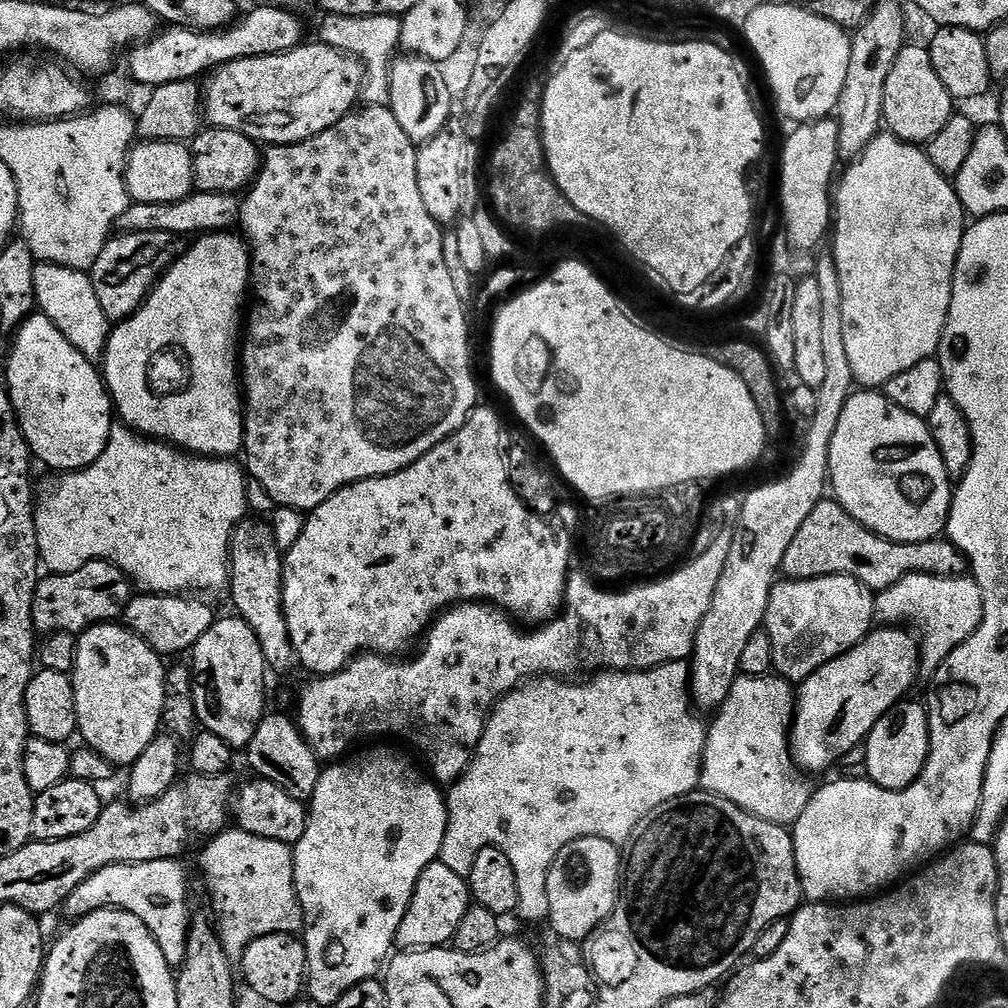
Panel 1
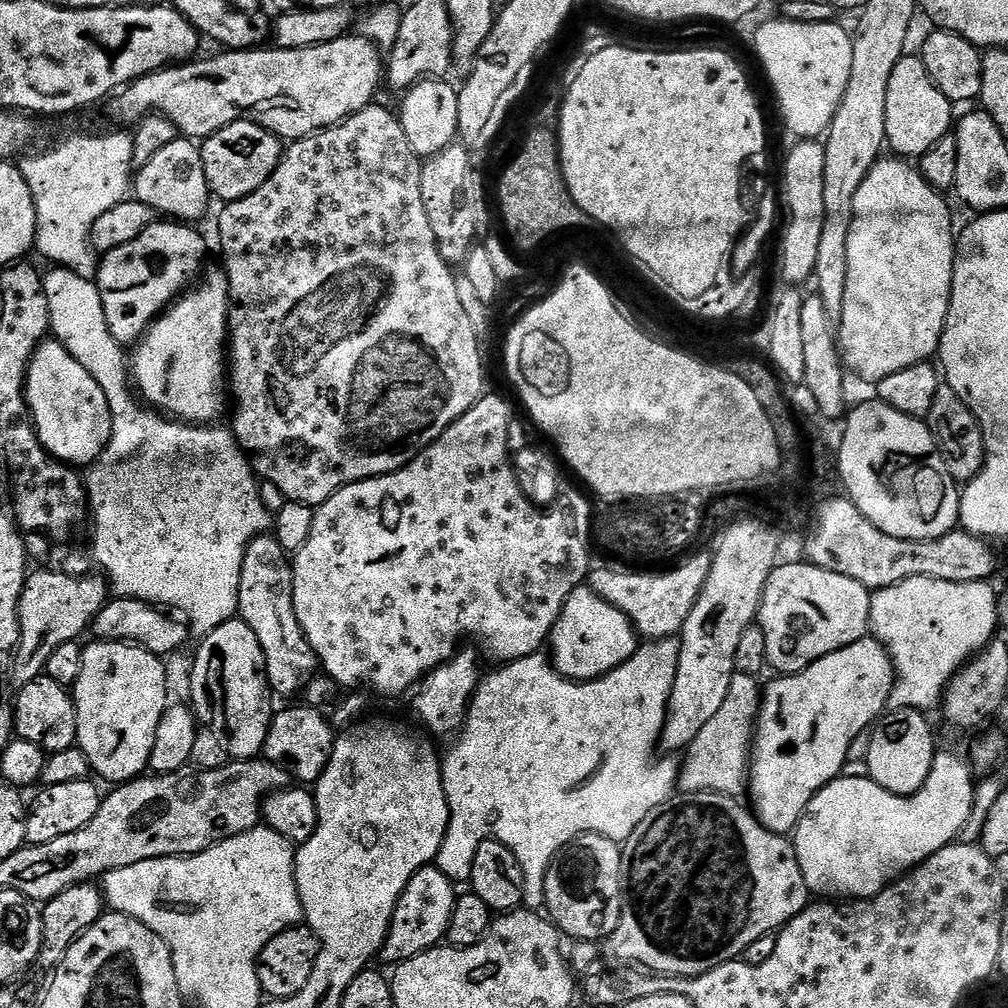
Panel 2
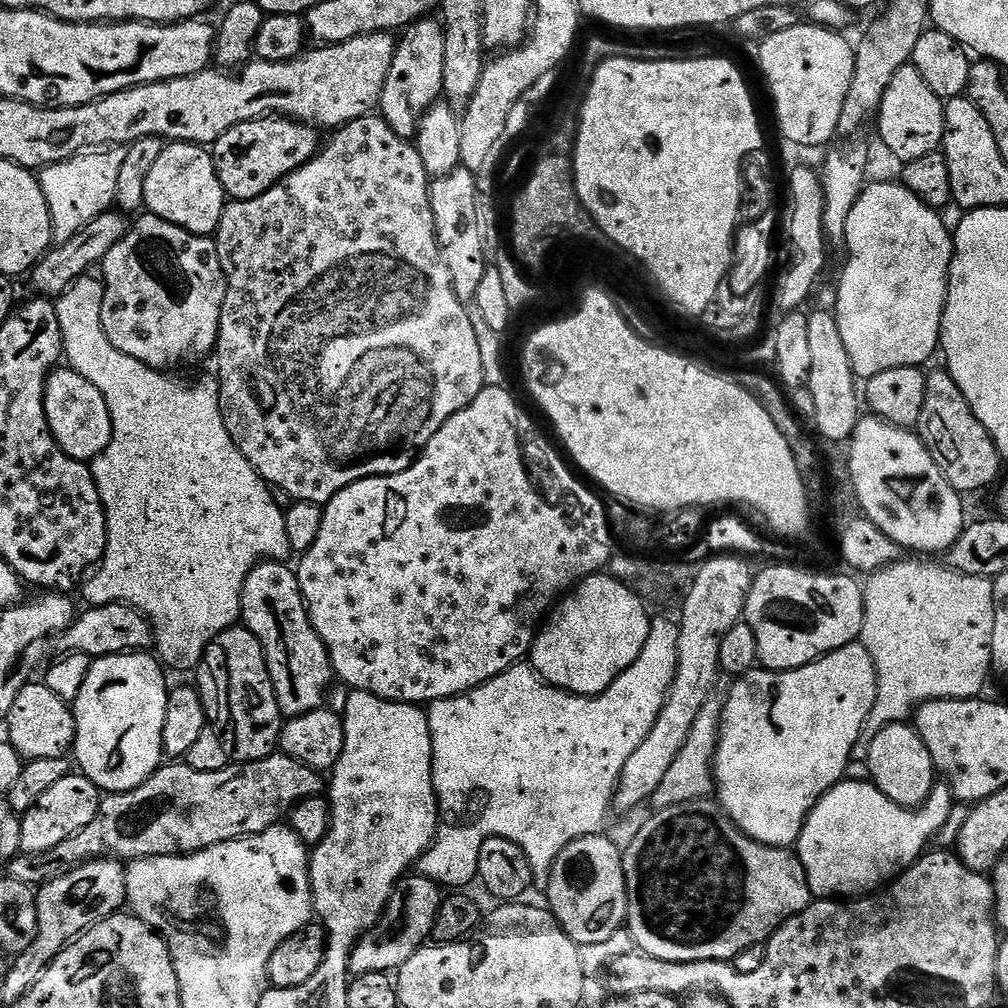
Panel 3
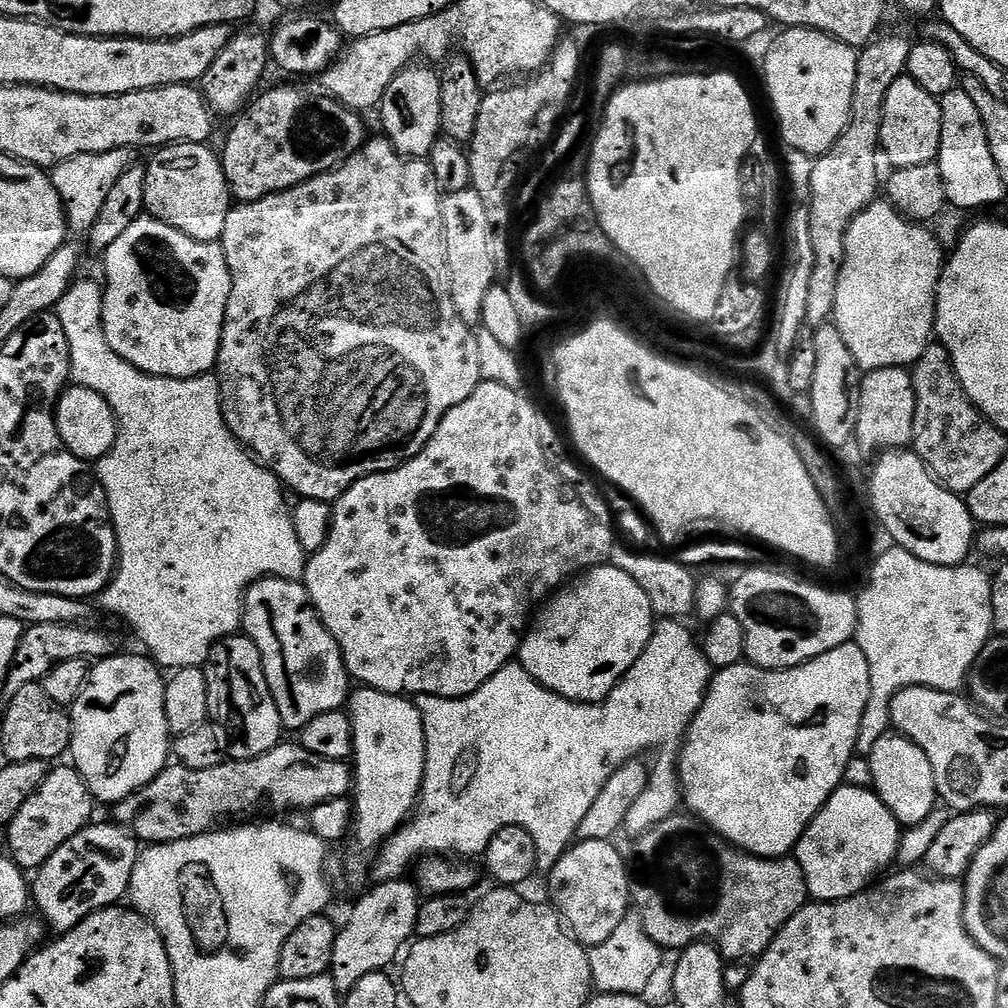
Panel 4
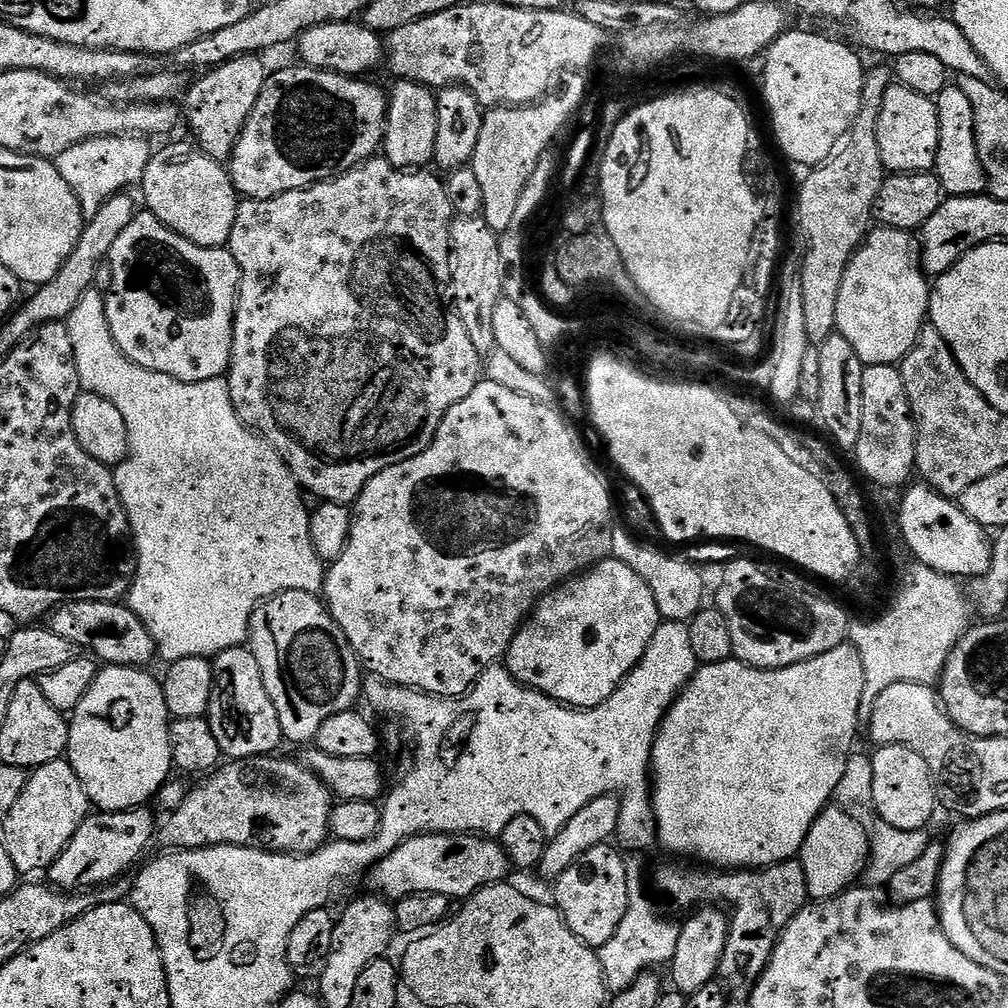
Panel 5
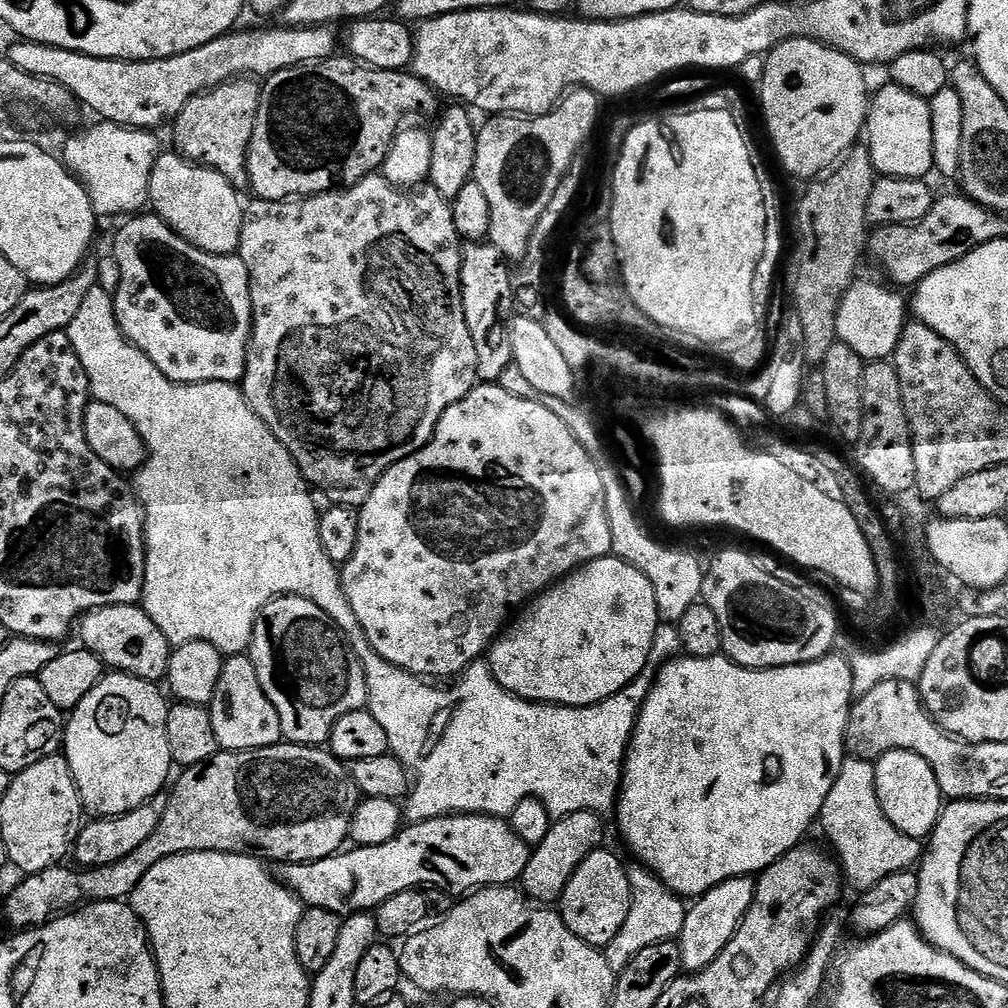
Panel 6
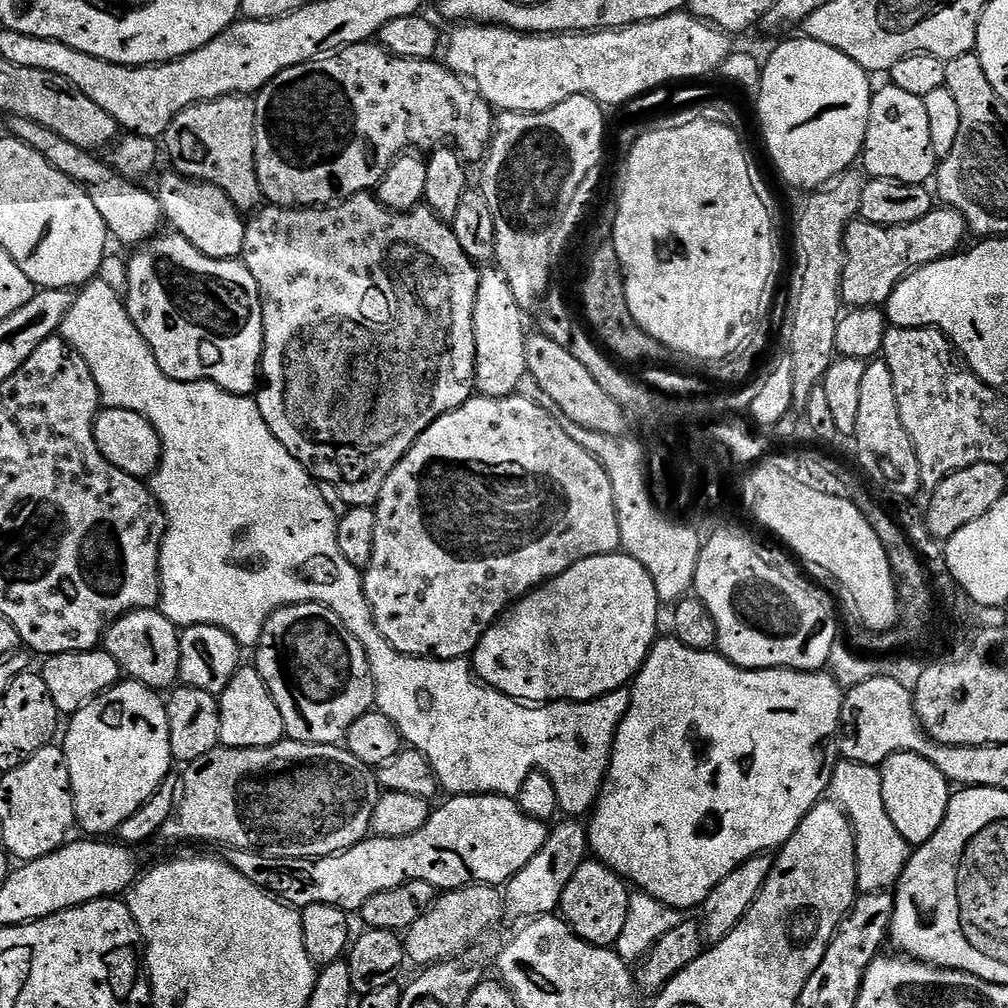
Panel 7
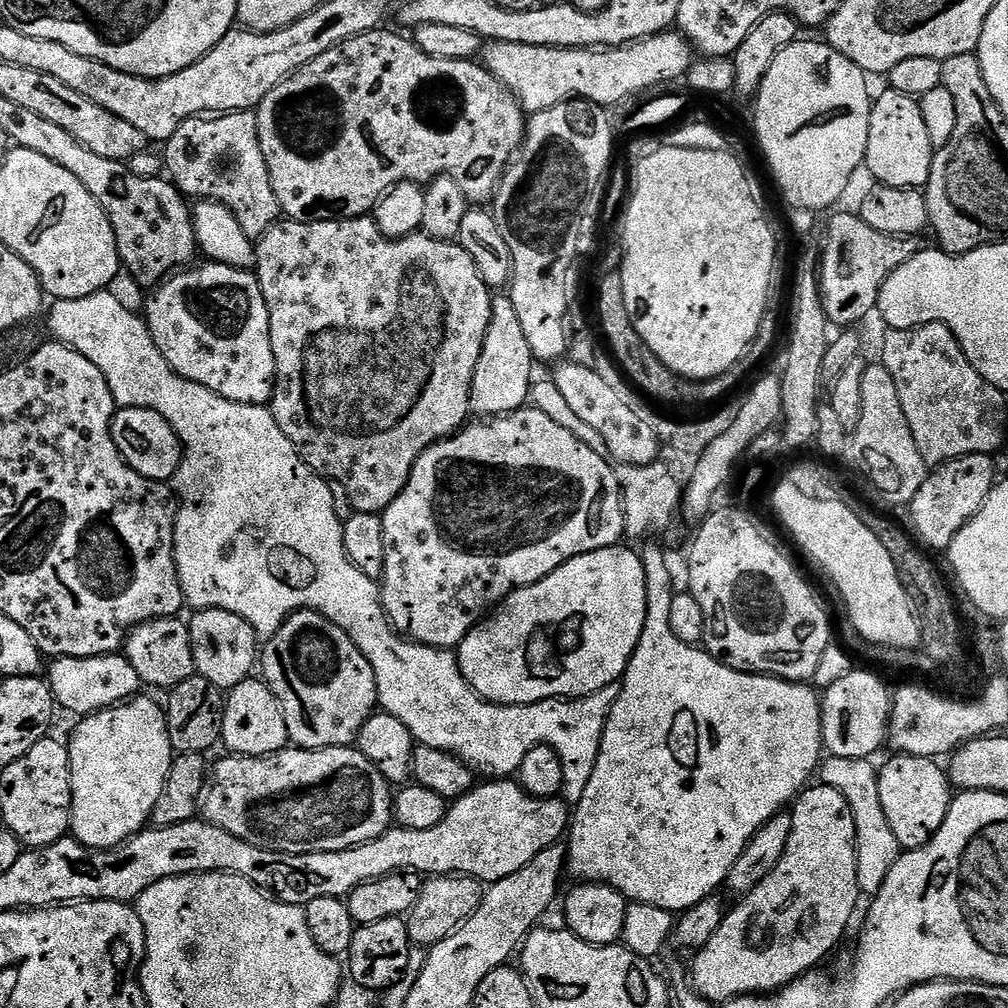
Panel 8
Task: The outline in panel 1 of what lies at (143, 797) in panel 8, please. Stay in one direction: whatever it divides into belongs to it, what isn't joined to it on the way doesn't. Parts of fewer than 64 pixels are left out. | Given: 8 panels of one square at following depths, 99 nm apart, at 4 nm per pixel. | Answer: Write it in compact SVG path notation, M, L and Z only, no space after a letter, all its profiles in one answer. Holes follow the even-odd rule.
M109 622L106 624L96 624L92 628L87 628L86 631L79 633L76 646L76 666L72 669L70 675L72 677L72 685L74 686L76 726L79 735L81 737L84 735L83 743L87 747L94 749L98 754L102 754L102 758L106 758L114 766L120 766L120 764L131 766L142 754L142 750L146 750L146 746L150 746L150 742L162 728L162 721L164 719L164 678L166 675L165 661L145 640L134 635L127 626L121 626L116 622Z

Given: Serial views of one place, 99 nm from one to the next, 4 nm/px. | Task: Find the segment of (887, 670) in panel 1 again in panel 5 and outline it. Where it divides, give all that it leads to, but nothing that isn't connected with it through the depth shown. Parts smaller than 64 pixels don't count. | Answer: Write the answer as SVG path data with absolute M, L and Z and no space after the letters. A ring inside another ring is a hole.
M845 642L845 643L843 643L843 644L839 644L839 646L837 646L837 647L836 647L836 648L835 648L835 649L834 649L834 650L826 650L826 654L822 654L822 655L821 655L821 656L815 656L815 657L814 657L814 658L810 658L810 659L809 659L809 660L804 660L804 661L802 661L802 663L800 663L800 664L795 664L795 665L794 665L794 666L790 666L790 667L789 667L789 668L752 668L752 667L751 667L751 666L749 666L749 664L744 664L744 663L742 663L742 661L740 661L740 660L738 660L738 659L735 659L735 658L733 658L733 659L730 659L730 660L727 660L727 661L726 661L726 662L718 662L718 663L717 663L717 664L706 664L706 665L703 665L703 666L700 666L700 667L697 667L697 669L696 669L696 673L695 673L695 674L694 674L694 675L692 675L692 681L691 681L691 682L690 682L690 683L688 683L688 684L685 684L685 686L684 686L684 688L683 688L683 689L682 689L682 690L681 690L681 692L680 692L680 694L679 694L679 696L677 696L677 698L676 698L676 701L674 701L674 702L673 702L673 703L672 703L672 705L671 705L671 706L669 706L669 708L668 708L668 711L667 711L667 712L665 712L665 713L664 713L664 719L663 719L663 720L661 720L661 721L660 721L660 729L659 729L659 730L658 730L658 731L656 731L656 741L655 741L655 742L654 742L654 746L653 746L653 747L652 747L652 762L651 762L651 765L650 765L650 785L651 785L651 787L652 787L652 810L653 810L653 812L655 812L655 814L656 814L656 835L657 835L657 837L658 837L658 840L659 840L659 843L660 843L660 844L661 844L661 845L663 845L663 844L665 844L665 846L666 846L666 847L668 847L668 848L669 848L669 850L670 850L670 851L672 851L672 852L673 852L673 854L674 854L674 855L676 855L676 856L673 856L673 857L676 857L676 858L688 858L688 857L684 857L684 856L693 856L693 858L694 858L694 859L696 859L696 860L693 860L693 861L696 861L696 862L699 862L699 863L700 863L700 864L701 864L701 865L704 865L704 866L711 866L711 867L712 867L712 868L713 868L713 869L716 869L716 870L763 870L763 869L765 869L765 868L767 868L767 867L768 867L768 865L770 865L770 864L780 864L780 863L782 863L782 862L783 862L783 861L784 861L784 860L790 860L790 859L793 859L793 857L795 857L795 856L796 856L796 855L797 855L797 853L799 853L799 851L800 851L800 847L801 847L801 846L802 846L802 845L803 845L803 844L804 844L804 843L805 843L805 842L806 842L806 834L810 834L810 826L814 826L814 822L815 822L815 821L816 821L816 820L817 820L817 819L818 819L818 817L819 817L819 816L820 816L820 814L821 814L821 812L823 812L823 811L824 811L824 809L825 809L825 808L827 808L827 807L829 807L829 804L830 804L830 801L831 801L831 800L832 800L832 799L833 799L833 797L835 797L835 794L836 794L836 787L837 787L837 786L838 786L838 782L842 782L842 774L843 774L843 773L844 773L844 772L845 772L845 771L846 771L846 762L847 762L847 761L848 761L848 758L849 758L849 756L851 756L851 755L853 755L853 752L854 752L854 748L852 748L852 743L854 743L854 742L855 742L855 740L856 740L856 727L858 727L858 726L859 726L859 724L860 724L860 704L861 704L861 705L863 705L863 704L864 704L864 703L865 703L865 699L864 699L864 671L863 671L863 670L862 670L862 658L861 658L861 657L860 657L860 655L859 655L859 654L858 654L858 650L857 650L857 649L856 649L856 647L854 647L854 645L853 645L853 644L851 644L851 643L850 643L850 642Z

